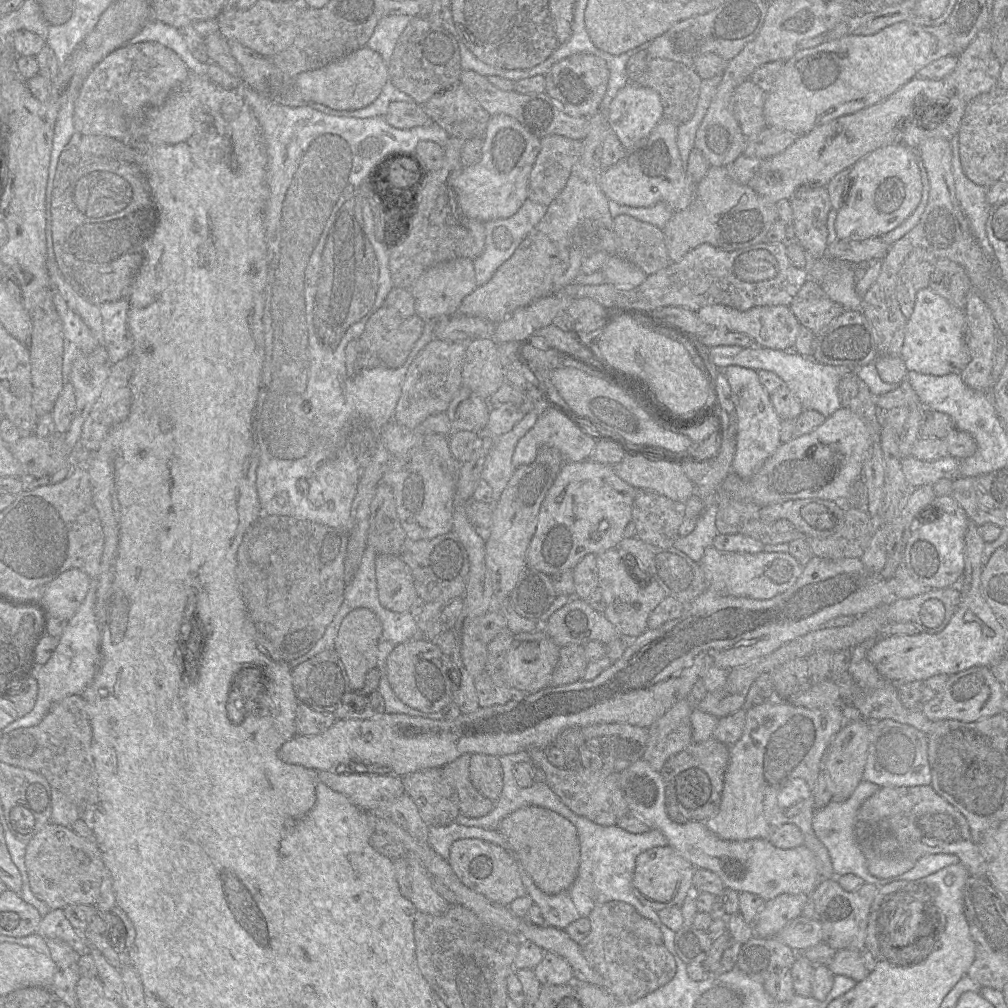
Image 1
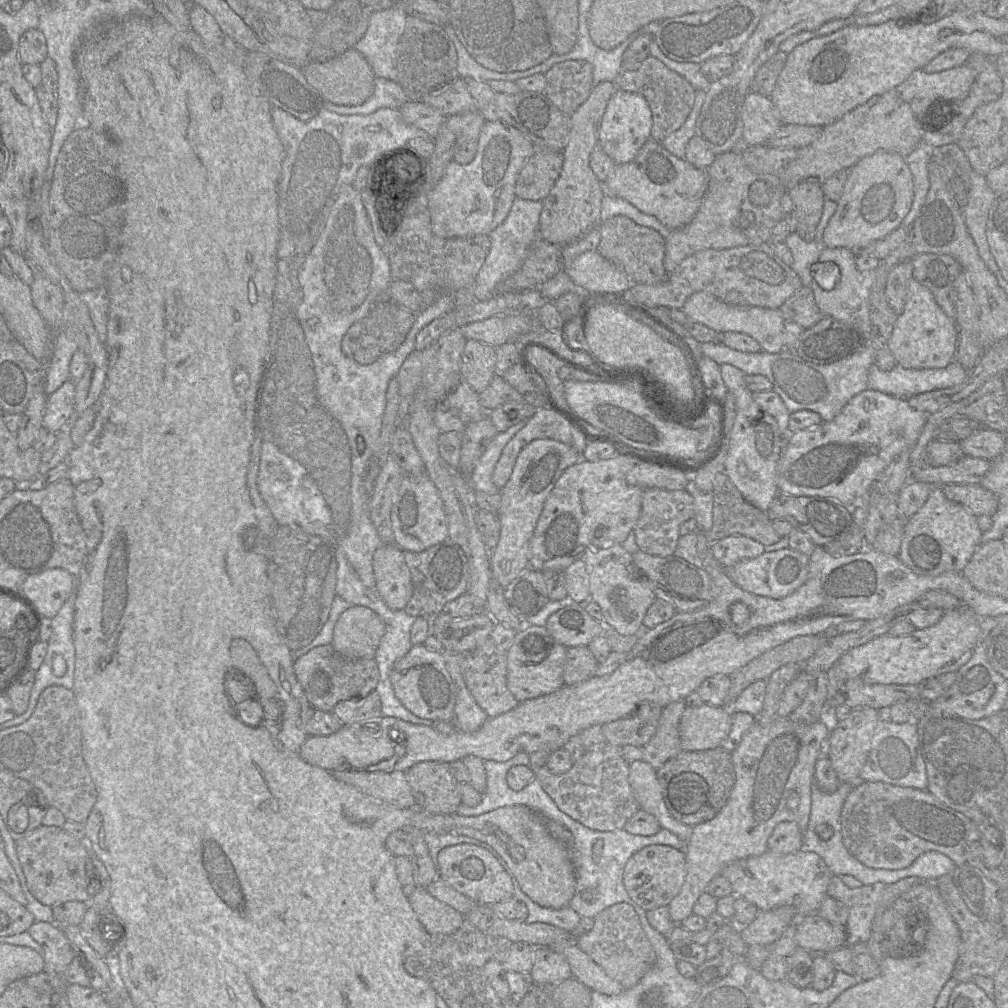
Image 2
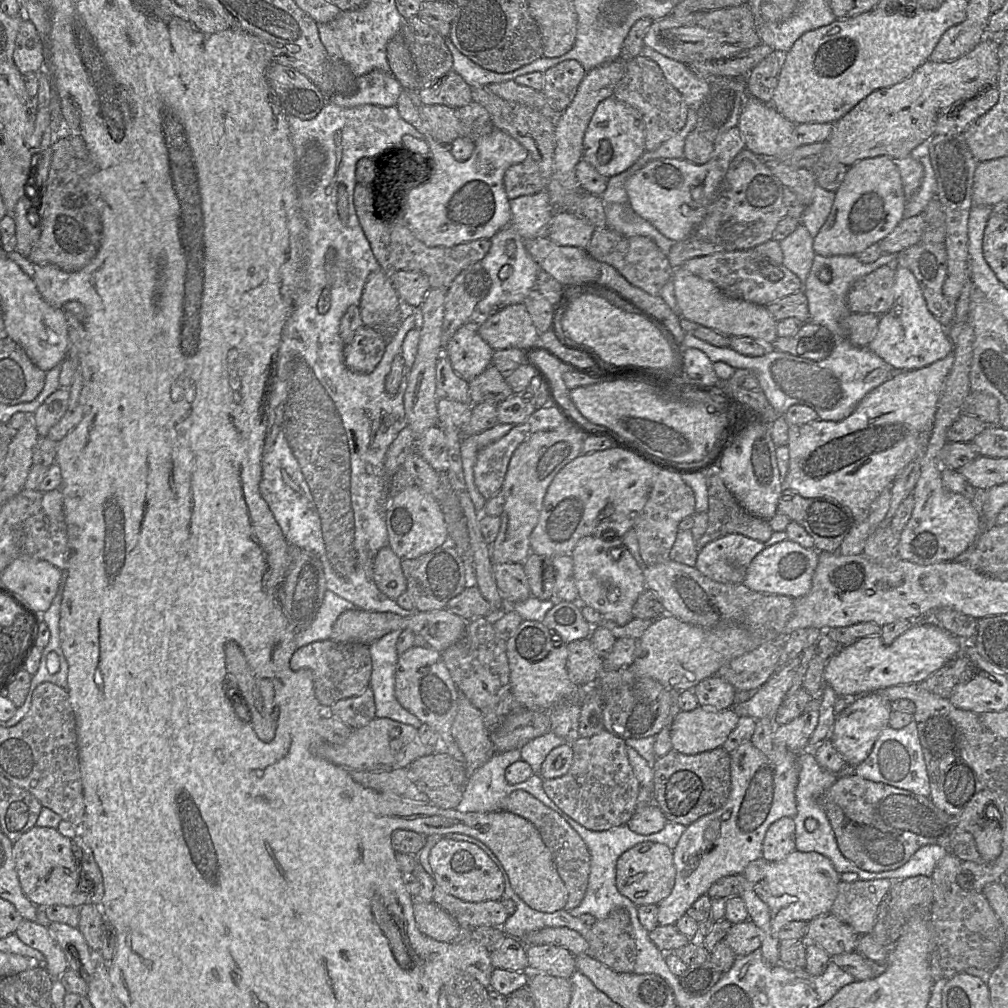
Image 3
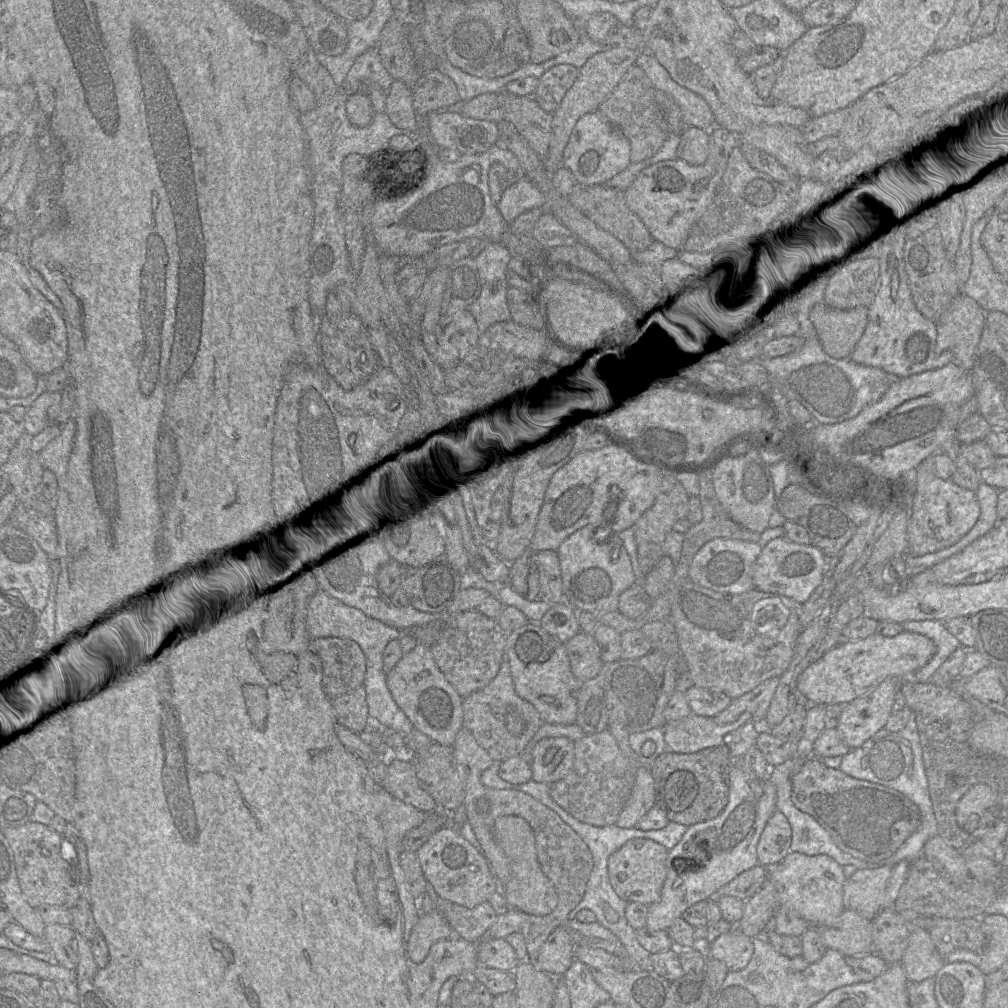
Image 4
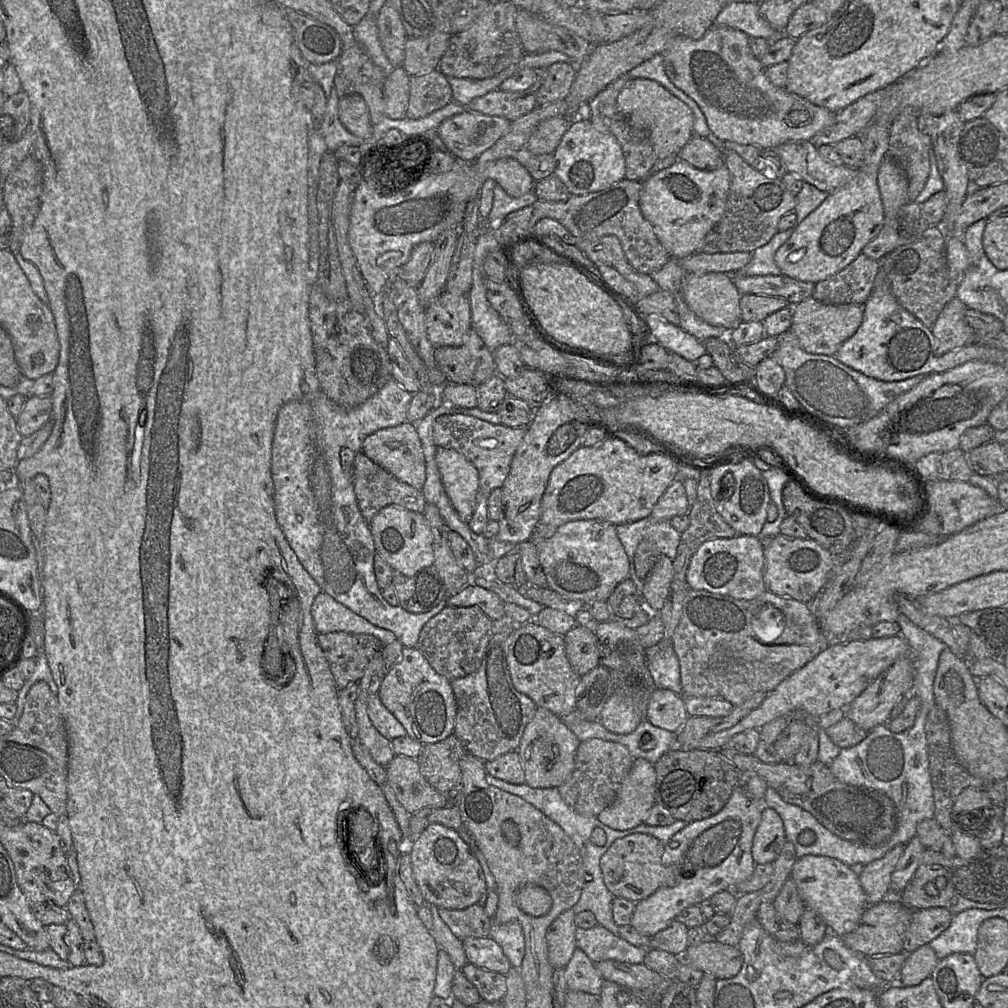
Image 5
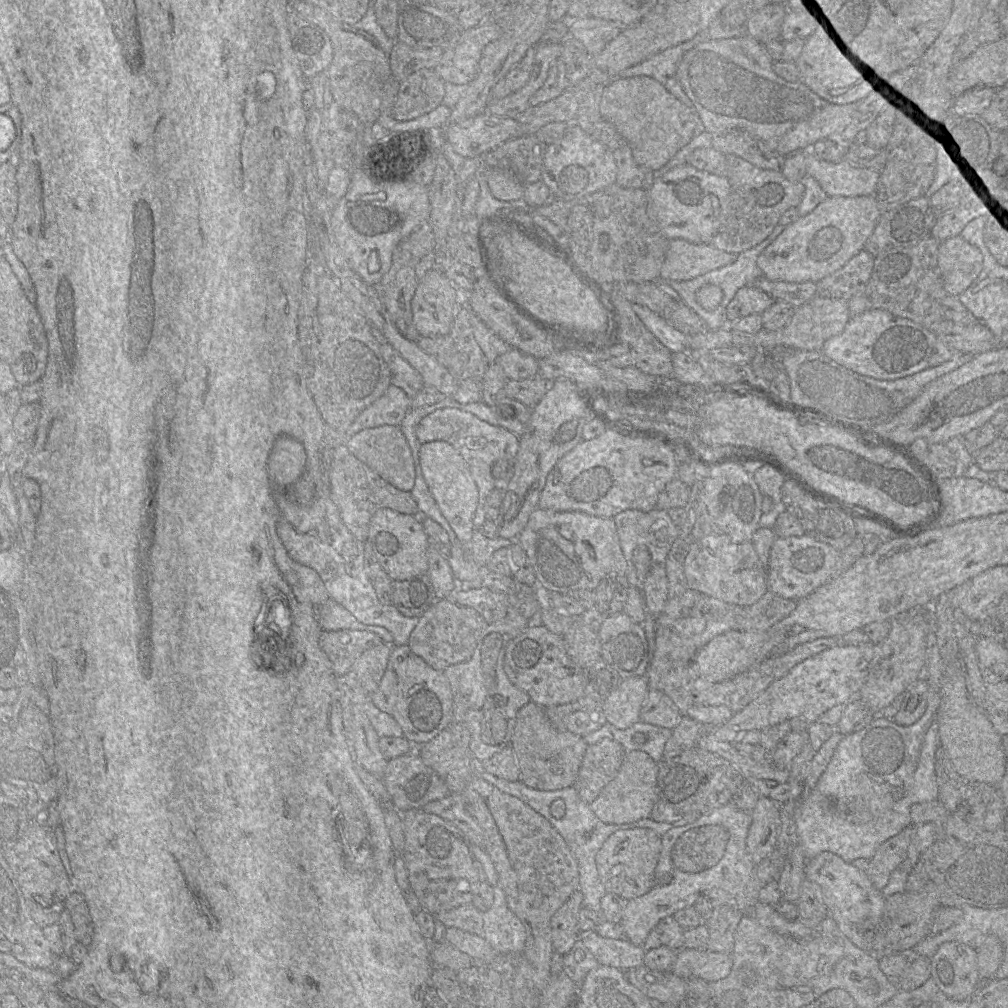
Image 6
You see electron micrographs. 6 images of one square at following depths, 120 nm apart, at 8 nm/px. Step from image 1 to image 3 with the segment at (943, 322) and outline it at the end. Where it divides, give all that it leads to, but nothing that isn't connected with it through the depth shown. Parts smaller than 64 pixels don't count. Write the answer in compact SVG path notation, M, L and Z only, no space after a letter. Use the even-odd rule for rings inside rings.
M897 266L893 284L892 307L879 316L877 332L867 345L894 370L917 370L944 359L953 351L947 329L938 322L927 308L919 284L904 266Z

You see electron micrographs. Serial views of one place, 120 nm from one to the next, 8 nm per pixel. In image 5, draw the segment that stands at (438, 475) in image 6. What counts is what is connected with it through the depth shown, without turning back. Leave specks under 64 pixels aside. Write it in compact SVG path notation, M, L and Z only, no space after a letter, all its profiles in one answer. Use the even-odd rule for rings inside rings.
M437 447L435 461L445 492L459 518L469 524L479 490L478 471L461 453Z

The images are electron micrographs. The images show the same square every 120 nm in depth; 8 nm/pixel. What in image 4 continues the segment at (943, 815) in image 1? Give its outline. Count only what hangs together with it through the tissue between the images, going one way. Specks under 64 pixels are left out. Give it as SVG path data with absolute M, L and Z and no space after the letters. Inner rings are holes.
M813 756L791 778L791 801L821 825L840 850L868 863L891 857L922 822L918 806L904 794L829 768Z

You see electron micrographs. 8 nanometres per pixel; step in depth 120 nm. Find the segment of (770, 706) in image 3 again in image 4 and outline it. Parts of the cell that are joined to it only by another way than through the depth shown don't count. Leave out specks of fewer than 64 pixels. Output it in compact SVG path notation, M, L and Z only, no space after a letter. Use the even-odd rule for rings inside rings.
M780 677L769 678L739 698L732 699L725 710L713 717L714 722L719 725L732 723L744 712L750 712L753 720L765 719L779 681Z

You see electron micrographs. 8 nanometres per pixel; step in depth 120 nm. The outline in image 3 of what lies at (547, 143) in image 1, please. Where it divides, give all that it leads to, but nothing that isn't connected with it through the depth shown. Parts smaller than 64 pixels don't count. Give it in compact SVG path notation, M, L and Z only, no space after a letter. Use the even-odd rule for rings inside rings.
M530 155L524 162L510 166L503 181L509 200L535 194L547 187L547 180L542 177L537 162Z

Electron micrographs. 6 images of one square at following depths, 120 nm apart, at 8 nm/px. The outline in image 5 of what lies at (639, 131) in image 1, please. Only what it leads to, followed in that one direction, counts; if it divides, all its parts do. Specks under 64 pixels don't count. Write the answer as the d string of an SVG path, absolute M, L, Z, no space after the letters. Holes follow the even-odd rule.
M586 117L572 119L553 153L556 167L553 172L571 195L586 195L606 189L625 178L625 158L617 139L599 131Z

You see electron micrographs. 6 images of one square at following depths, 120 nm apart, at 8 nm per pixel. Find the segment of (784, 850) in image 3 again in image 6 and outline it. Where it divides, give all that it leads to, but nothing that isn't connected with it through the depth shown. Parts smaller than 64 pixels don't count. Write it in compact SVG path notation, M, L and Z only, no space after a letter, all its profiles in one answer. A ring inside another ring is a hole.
M760 797L751 813L751 825L746 839L748 853L755 865L776 848L780 827L780 805L769 798Z

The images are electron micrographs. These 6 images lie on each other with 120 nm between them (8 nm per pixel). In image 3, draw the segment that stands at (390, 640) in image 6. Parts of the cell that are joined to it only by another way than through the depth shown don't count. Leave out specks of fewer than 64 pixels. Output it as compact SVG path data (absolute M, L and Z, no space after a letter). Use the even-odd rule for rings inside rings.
M326 590L322 604L312 623L306 629L296 632L297 649L315 641L330 639L332 627L338 616L353 609L358 608L335 593Z

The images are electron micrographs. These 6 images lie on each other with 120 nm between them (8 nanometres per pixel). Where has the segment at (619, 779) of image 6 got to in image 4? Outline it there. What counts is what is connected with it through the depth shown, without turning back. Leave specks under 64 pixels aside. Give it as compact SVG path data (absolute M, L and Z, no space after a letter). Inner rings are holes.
M638 765L632 792L615 825L620 828L636 827L654 805L655 788L650 767Z

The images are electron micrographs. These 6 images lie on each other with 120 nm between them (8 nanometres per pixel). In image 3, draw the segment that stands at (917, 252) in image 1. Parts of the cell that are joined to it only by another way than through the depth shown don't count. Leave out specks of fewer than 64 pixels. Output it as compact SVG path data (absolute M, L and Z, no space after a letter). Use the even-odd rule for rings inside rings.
M884 265L860 277L847 294L847 306L851 313L882 315L893 305L893 284L896 268Z

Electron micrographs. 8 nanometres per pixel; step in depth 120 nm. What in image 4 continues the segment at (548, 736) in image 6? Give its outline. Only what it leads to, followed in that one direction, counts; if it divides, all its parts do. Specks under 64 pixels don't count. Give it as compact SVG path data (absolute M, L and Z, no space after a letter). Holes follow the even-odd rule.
M566 737L540 740L533 748L530 767L532 780L553 784L564 778L574 762L574 742Z

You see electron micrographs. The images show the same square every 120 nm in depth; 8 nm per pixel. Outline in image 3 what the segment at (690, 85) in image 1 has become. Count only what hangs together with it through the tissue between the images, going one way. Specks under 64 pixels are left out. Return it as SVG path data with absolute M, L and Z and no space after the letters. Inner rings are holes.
M642 55L626 64L623 77L615 87L613 97L635 108L645 125L645 150L653 151L662 143L675 136L685 125L688 106L680 92L664 77L659 65Z

